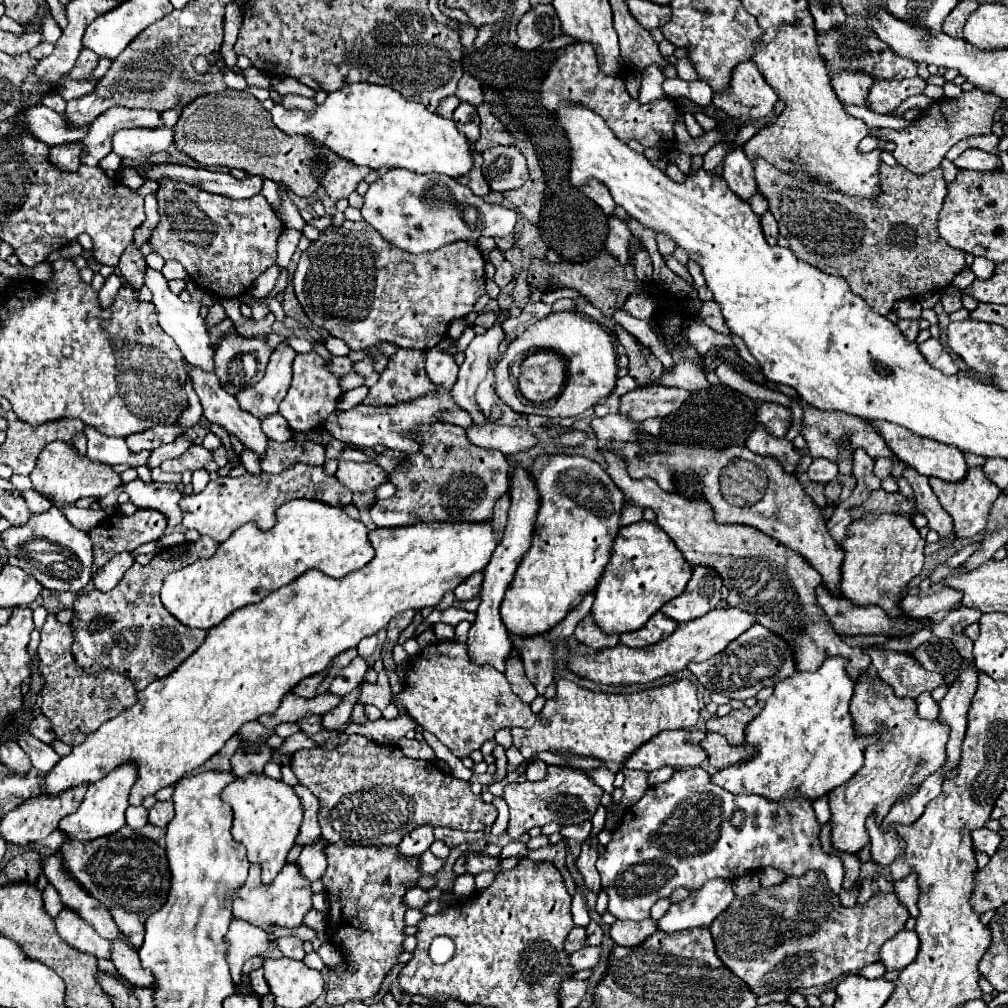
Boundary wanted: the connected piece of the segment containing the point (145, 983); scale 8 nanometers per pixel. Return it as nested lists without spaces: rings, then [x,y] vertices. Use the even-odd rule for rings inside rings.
[[[122,939],[112,941],[112,963],[116,965],[118,973],[126,977],[132,985],[146,987],[146,989],[152,989],[152,985],[156,985],[154,983],[156,979],[152,977],[152,973],[148,973],[148,969],[140,965],[138,953],[128,945],[124,945]]]

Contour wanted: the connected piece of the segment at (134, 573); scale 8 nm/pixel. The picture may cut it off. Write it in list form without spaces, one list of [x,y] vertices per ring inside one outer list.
[[[200,537],[196,543],[168,547],[158,553],[148,565],[134,563],[112,591],[102,593],[94,589],[86,595],[78,595],[78,599],[74,601],[76,617],[72,619],[76,635],[72,653],[76,657],[76,663],[88,673],[100,673],[104,669],[118,671],[130,677],[136,683],[138,691],[142,691],[152,681],[164,679],[172,671],[176,671],[198,649],[206,633],[202,629],[188,629],[164,609],[160,601],[162,581],[172,571],[186,567],[196,559],[212,557],[216,549],[218,543],[210,537]]]

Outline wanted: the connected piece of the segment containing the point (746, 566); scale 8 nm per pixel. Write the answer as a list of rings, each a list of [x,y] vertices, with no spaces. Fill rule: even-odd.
[[[616,413],[616,415],[606,415],[606,417],[594,417],[590,421],[590,427],[592,427],[594,437],[596,437],[596,449],[602,453],[602,457],[608,463],[606,471],[608,471],[608,475],[612,475],[612,481],[618,485],[618,489],[622,489],[624,501],[638,505],[638,507],[650,507],[656,513],[656,523],[668,533],[668,537],[684,553],[684,557],[690,565],[710,567],[722,577],[724,587],[730,591],[730,595],[726,599],[728,607],[740,607],[748,613],[756,613],[756,623],[772,629],[774,633],[780,633],[780,637],[784,637],[786,641],[792,641],[792,647],[794,647],[792,651],[796,653],[796,671],[816,671],[824,663],[824,659],[838,655],[838,657],[844,657],[848,661],[846,673],[850,677],[858,675],[858,671],[864,667],[864,653],[862,653],[860,647],[846,645],[840,639],[840,635],[834,631],[834,627],[830,625],[824,611],[816,607],[816,587],[822,583],[822,577],[816,569],[812,569],[812,565],[808,565],[808,561],[800,553],[780,545],[778,541],[774,541],[772,537],[764,535],[762,531],[758,531],[754,527],[718,523],[714,519],[712,507],[706,501],[688,501],[678,493],[668,493],[668,491],[660,489],[660,485],[656,485],[656,481],[652,481],[648,477],[646,479],[632,479],[626,473],[626,463],[624,463],[620,453],[614,453],[612,441],[636,443],[640,433],[656,435],[662,429],[662,419],[646,419],[642,423],[636,423],[636,421],[628,421],[628,417],[620,417],[620,413]]]

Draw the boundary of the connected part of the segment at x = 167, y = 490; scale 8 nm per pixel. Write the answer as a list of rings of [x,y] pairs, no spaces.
[[[134,479],[130,483],[122,483],[120,489],[130,495],[130,501],[138,509],[158,509],[168,517],[168,525],[174,527],[182,521],[180,513],[180,499],[174,483],[144,483],[140,479]]]

